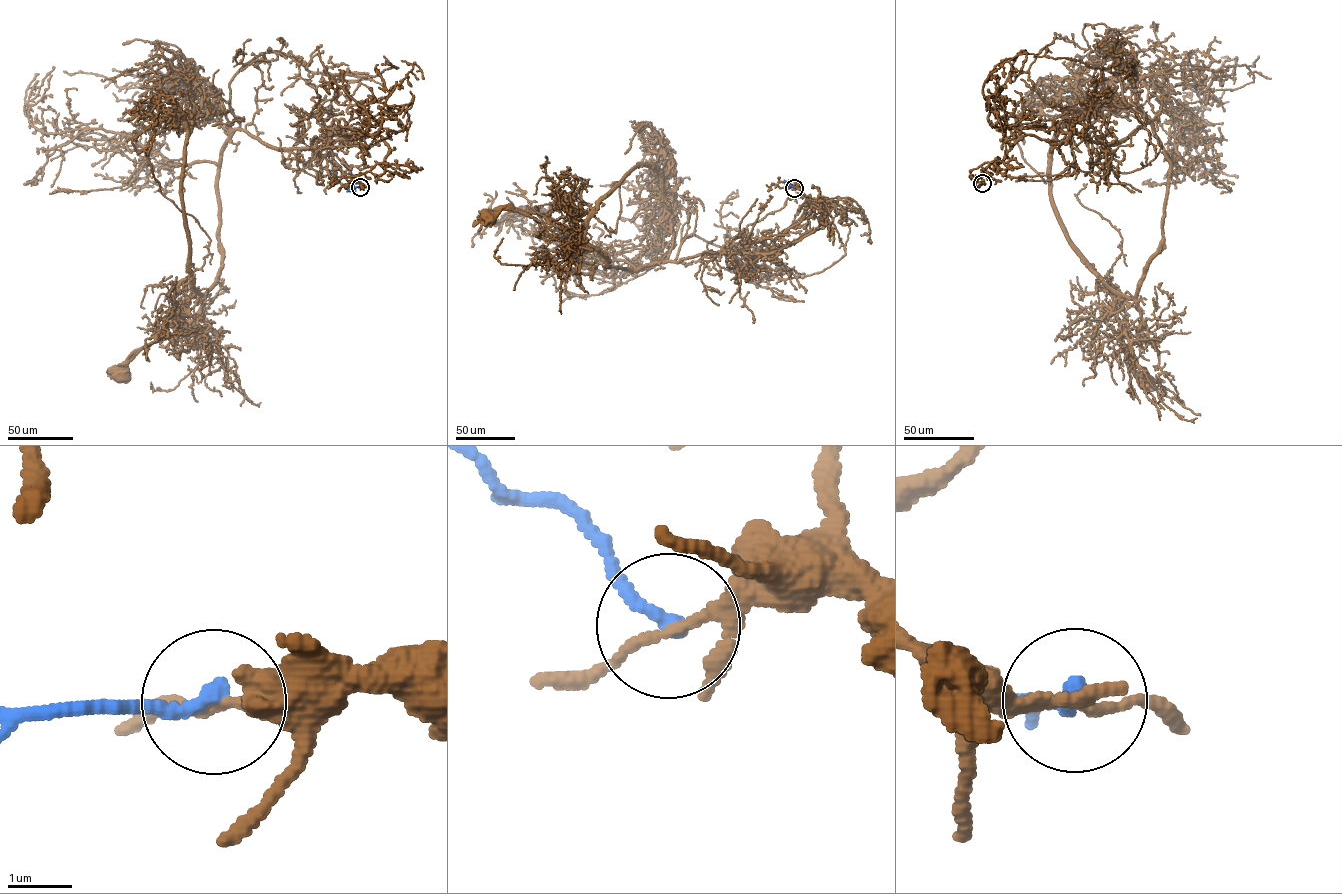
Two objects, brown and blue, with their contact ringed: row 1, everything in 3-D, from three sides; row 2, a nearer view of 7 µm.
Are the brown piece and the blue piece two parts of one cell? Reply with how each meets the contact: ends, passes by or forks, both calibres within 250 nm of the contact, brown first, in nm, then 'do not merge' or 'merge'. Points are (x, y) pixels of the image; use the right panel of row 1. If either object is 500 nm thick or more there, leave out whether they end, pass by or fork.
brown passes by; blue ends there; 140 nm thick on the brown side, 280 nm on the other; do not merge

